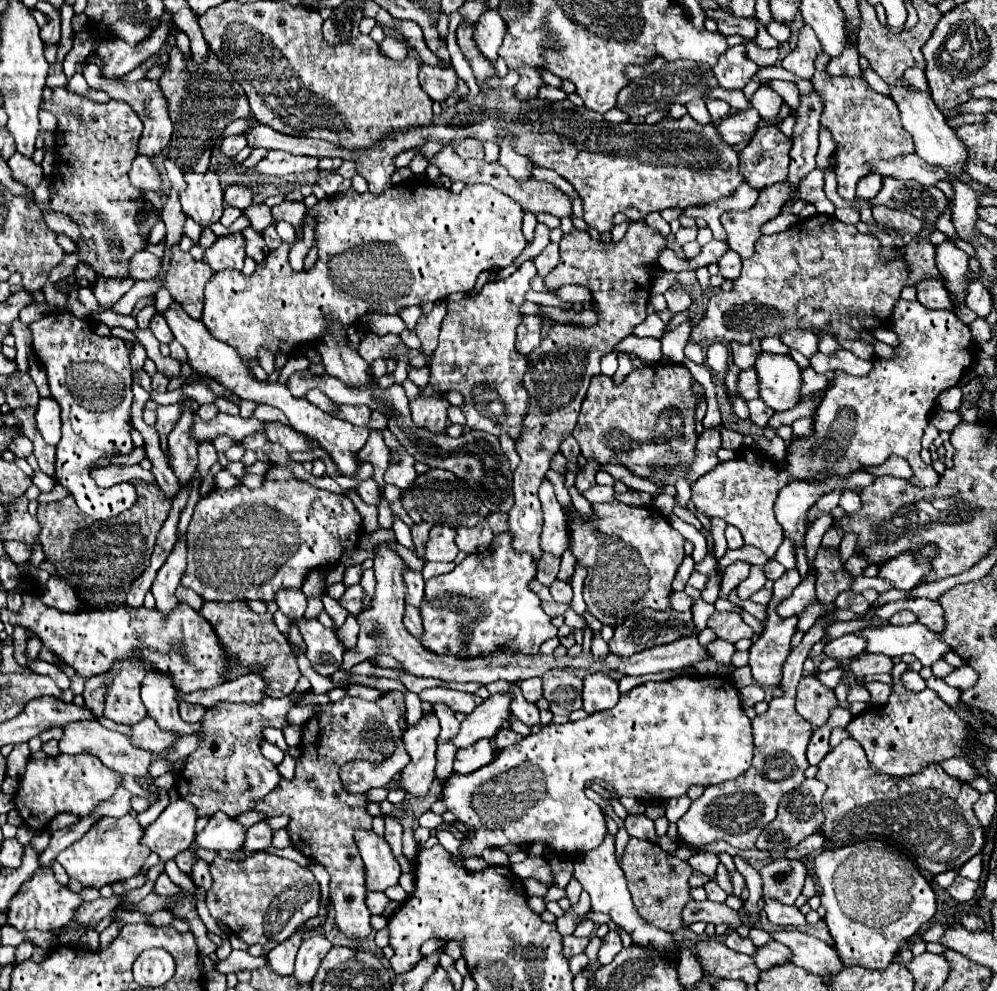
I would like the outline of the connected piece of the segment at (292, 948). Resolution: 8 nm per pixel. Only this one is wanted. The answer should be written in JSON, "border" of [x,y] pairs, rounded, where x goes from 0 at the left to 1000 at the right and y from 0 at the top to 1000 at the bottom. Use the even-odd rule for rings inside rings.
{"border":[[[296,939],[288,950],[284,950],[280,956],[276,956],[270,966],[268,966],[268,974],[272,978],[276,978],[278,984],[294,984],[294,972],[296,972],[296,964],[300,960],[304,941]]]}

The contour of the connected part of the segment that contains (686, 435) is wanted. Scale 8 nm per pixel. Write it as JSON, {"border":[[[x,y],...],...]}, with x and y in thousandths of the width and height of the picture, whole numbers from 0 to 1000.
{"border":[[[657,366],[649,368],[643,374],[635,374],[627,380],[623,388],[615,388],[613,380],[599,378],[593,382],[589,401],[585,405],[579,431],[575,433],[575,441],[583,449],[583,457],[589,463],[599,463],[603,469],[615,467],[625,469],[633,477],[651,483],[651,485],[665,485],[667,491],[675,491],[679,483],[687,483],[691,475],[691,467],[697,461],[697,425],[695,417],[701,403],[695,399],[693,393],[693,376],[685,368],[667,368]]]}

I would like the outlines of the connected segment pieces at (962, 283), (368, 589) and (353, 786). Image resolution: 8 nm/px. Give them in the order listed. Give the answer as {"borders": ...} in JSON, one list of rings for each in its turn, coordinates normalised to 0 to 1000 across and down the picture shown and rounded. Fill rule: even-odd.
{"borders":[[[[950,241],[938,249],[938,265],[950,284],[950,294],[960,300],[960,306],[968,306],[968,298],[972,290],[970,284],[972,257]]],[[[374,574],[364,576],[362,592],[364,592],[364,596],[366,596],[366,608],[364,608],[364,617],[366,617],[366,613],[370,613],[370,608],[372,608],[372,604],[374,604],[374,596],[376,596],[376,580],[374,580]]],[[[398,750],[394,762],[386,766],[386,770],[370,770],[364,766],[346,770],[346,774],[342,774],[342,790],[350,800],[368,800],[374,794],[390,792],[408,770],[410,762],[404,756],[404,750]]]]}

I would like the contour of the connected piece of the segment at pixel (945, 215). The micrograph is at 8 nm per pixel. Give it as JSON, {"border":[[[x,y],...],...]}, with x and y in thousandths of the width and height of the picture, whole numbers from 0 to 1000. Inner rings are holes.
{"border":[[[952,209],[944,215],[944,221],[940,221],[940,225],[936,225],[936,229],[938,229],[940,233],[948,235],[952,241],[964,241],[964,239],[960,237],[960,233],[956,233],[956,223],[952,221]]]}

